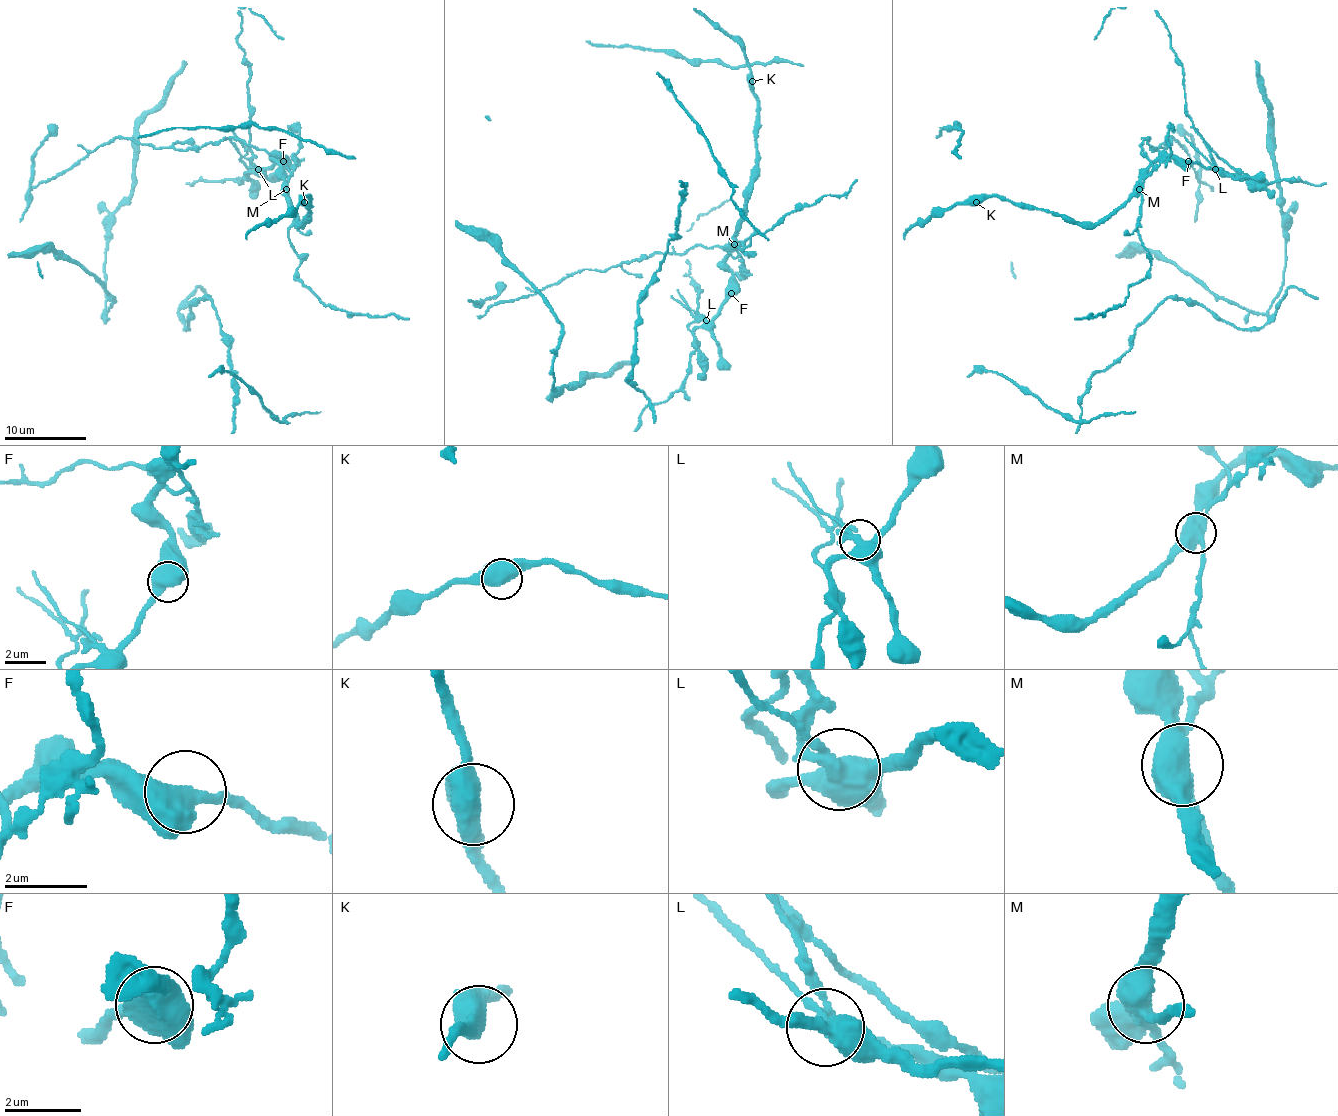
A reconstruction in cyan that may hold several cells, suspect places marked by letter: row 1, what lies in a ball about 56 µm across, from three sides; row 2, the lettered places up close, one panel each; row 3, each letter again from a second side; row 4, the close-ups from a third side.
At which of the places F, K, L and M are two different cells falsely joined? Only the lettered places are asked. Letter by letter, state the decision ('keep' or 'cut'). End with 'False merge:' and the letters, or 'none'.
F: keep
K: keep
L: cut
M: cut
False merge: L, M

